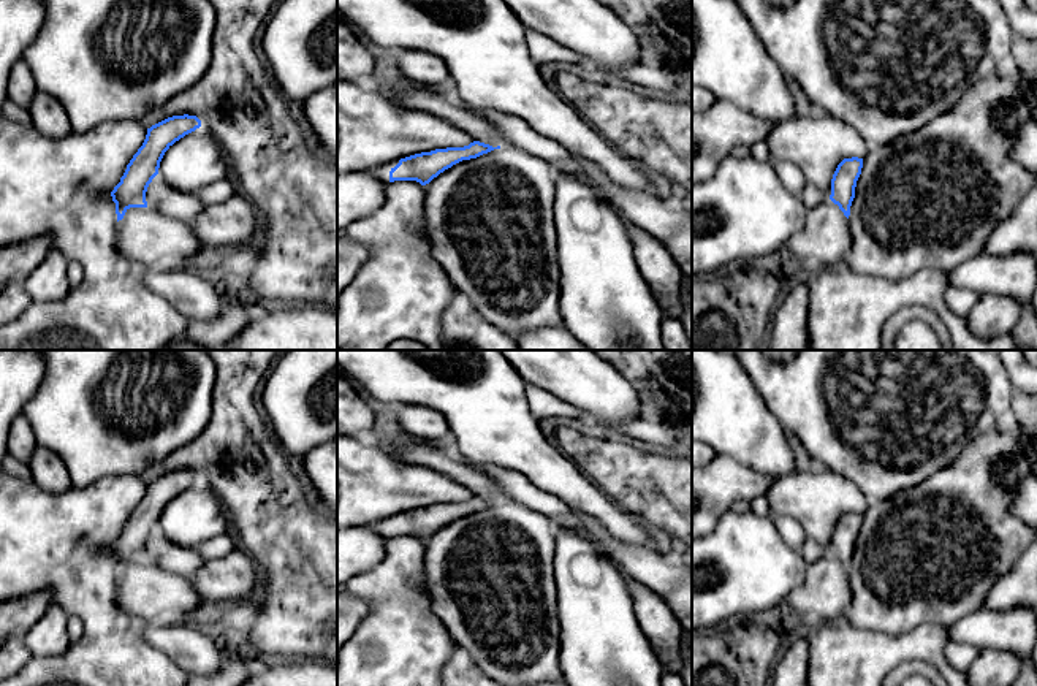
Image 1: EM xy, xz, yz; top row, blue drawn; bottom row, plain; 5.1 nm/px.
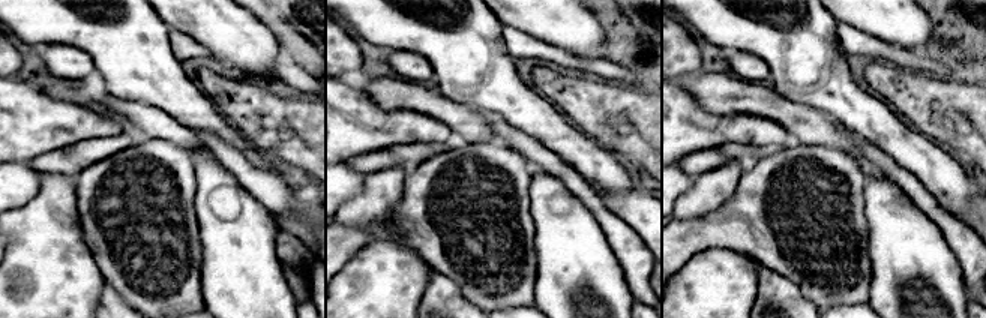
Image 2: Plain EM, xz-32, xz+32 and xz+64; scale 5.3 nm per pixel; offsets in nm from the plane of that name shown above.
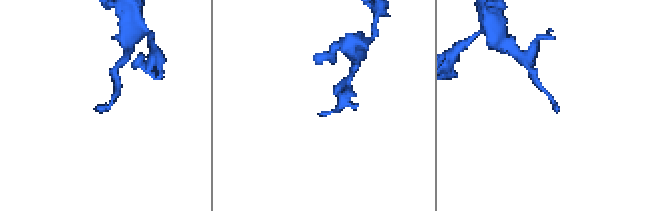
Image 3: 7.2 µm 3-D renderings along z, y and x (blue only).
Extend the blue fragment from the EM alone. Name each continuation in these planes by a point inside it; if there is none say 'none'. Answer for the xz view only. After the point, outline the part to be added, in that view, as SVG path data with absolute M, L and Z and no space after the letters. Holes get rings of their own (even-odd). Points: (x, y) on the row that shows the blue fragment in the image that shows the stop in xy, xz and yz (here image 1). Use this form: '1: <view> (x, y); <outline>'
1: xz (382, 173); M393 160L383 166L375 166L369 171L375 179L389 182L389 171L399 163L399 160Z

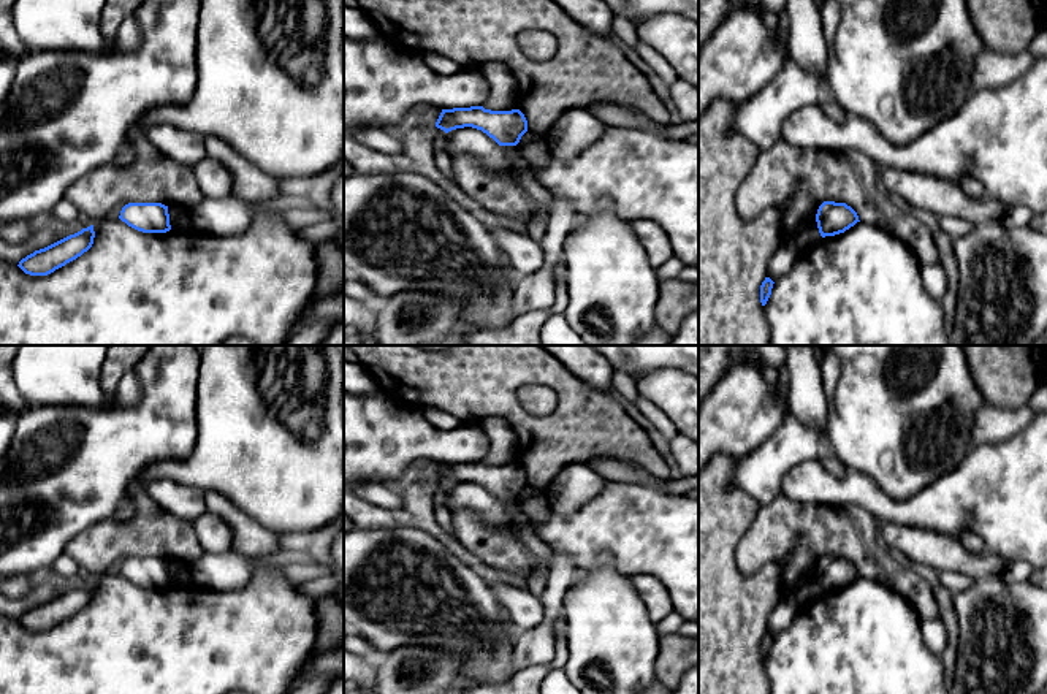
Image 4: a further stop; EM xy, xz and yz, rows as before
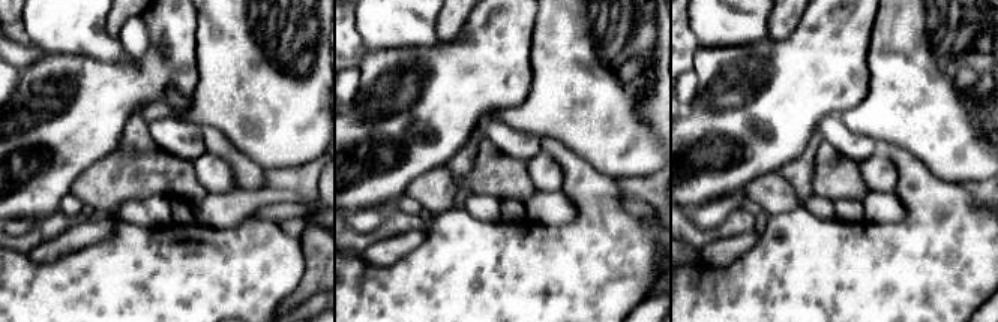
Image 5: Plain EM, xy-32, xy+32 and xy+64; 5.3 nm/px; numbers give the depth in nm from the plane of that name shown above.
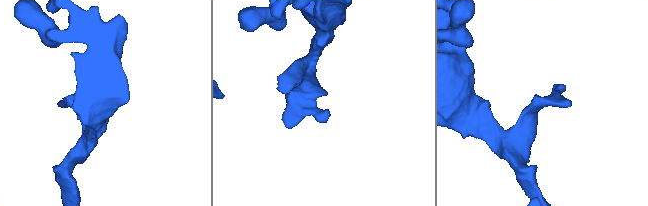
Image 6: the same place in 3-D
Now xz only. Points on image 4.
none

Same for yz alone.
none

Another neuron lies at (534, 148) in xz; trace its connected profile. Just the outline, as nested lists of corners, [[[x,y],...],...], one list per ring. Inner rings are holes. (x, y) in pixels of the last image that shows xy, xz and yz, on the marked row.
[[[527,130],[520,143],[520,151],[532,168],[543,168],[548,162],[550,146],[545,135]]]

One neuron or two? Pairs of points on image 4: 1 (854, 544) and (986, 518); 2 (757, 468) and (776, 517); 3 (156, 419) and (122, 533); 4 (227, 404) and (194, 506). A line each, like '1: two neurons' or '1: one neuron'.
1: two neurons
2: two neurons
3: two neurons
4: two neurons

